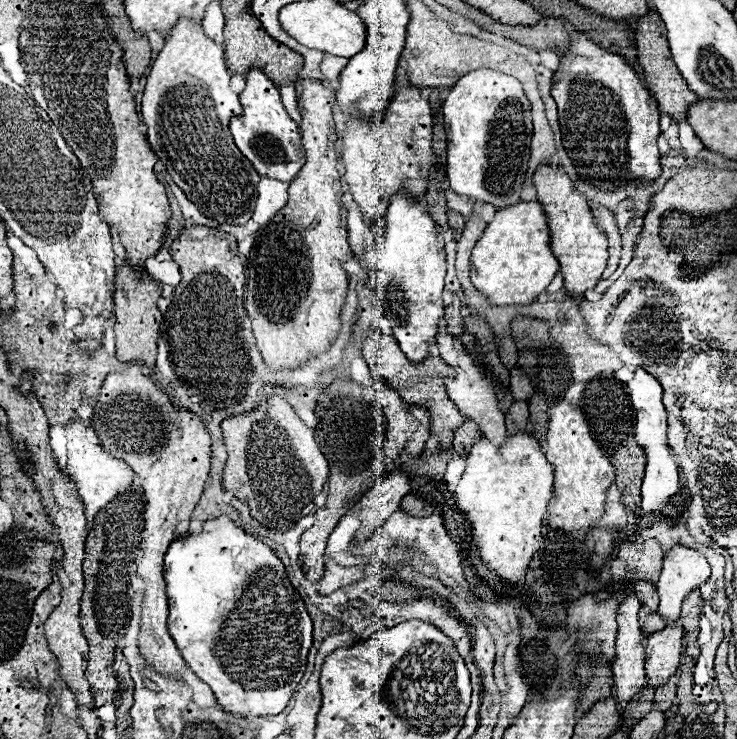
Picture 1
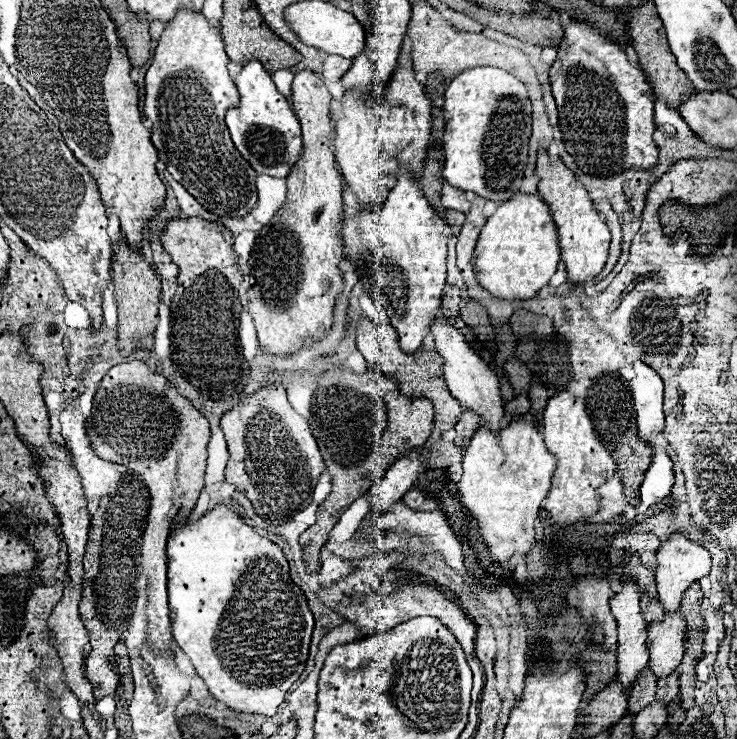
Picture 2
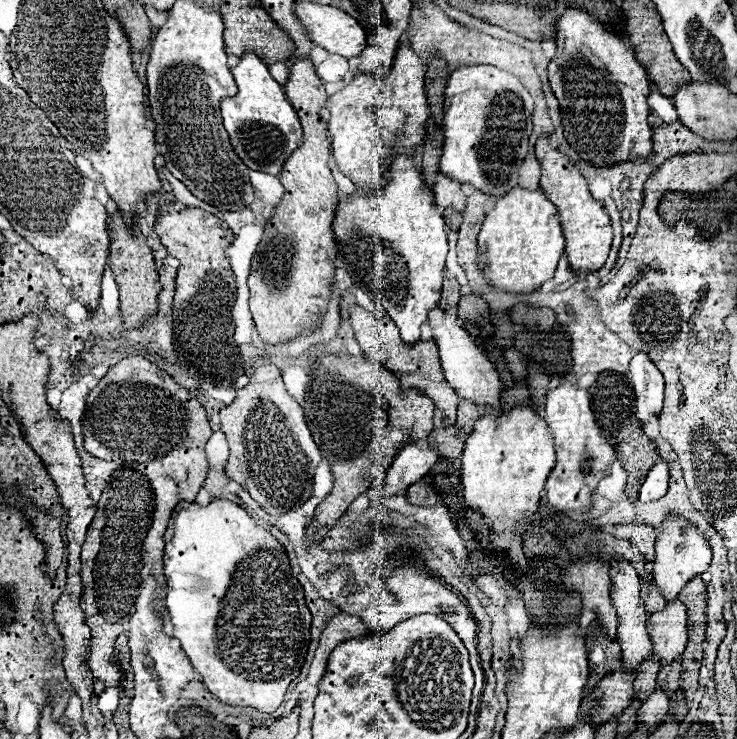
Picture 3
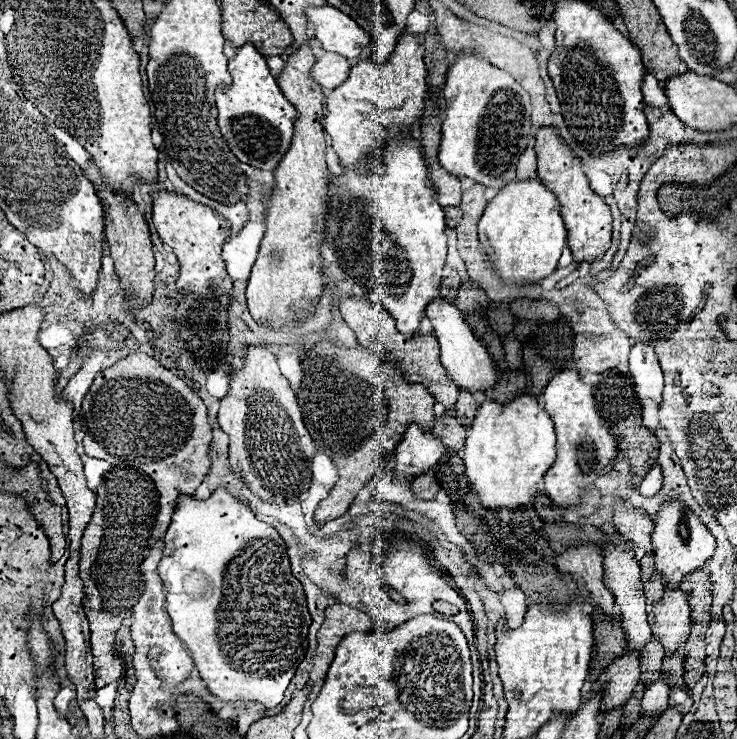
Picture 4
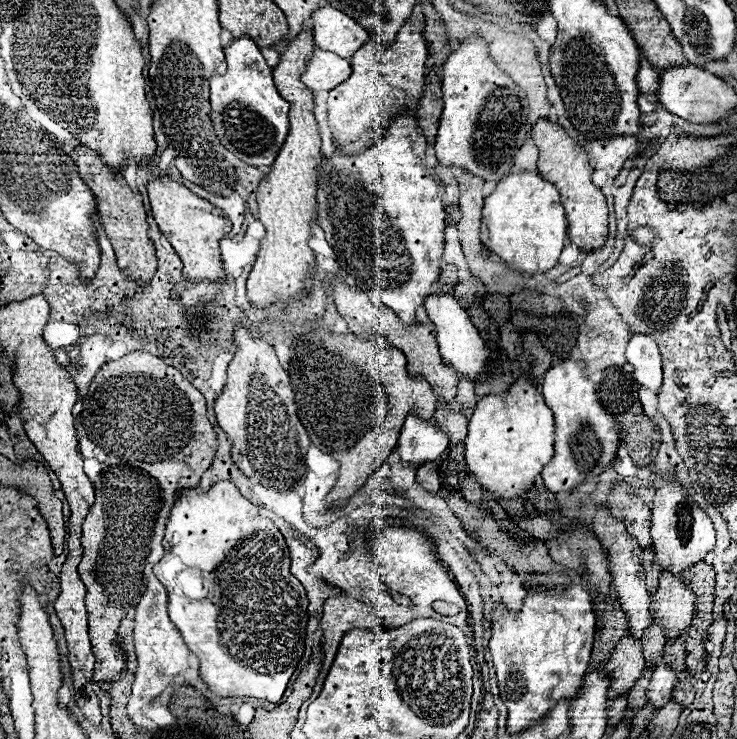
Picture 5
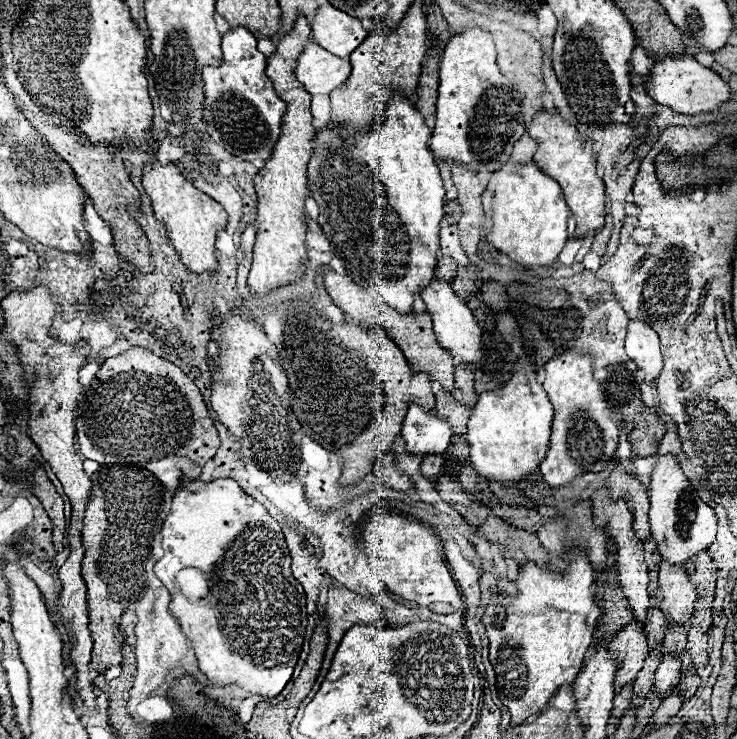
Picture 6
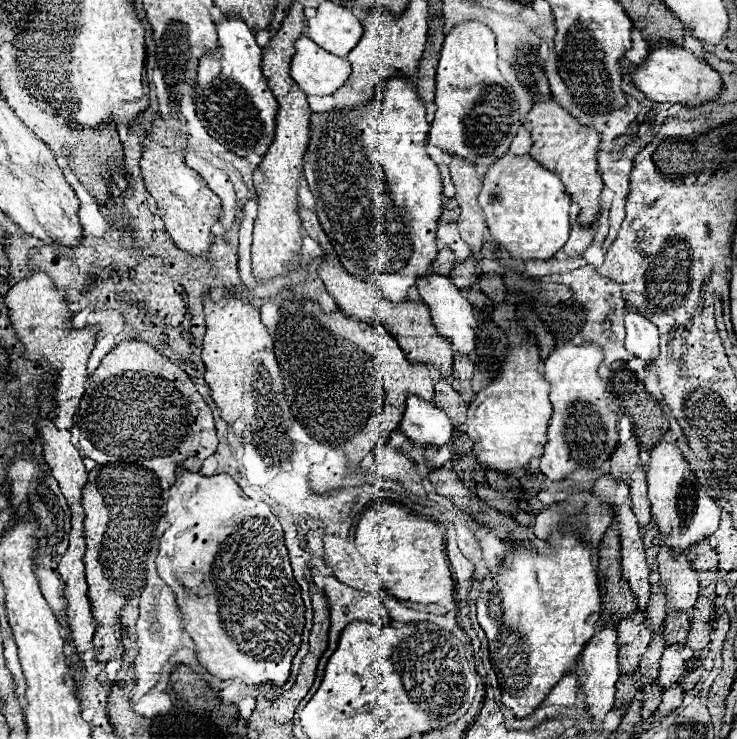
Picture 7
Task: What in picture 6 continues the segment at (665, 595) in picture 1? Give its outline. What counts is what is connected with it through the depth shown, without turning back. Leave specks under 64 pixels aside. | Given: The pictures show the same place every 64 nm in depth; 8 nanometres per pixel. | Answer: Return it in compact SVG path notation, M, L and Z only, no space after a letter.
M664 454L656 460L650 478L650 530L664 560L670 564L684 564L700 550L706 550L716 538L716 512L698 498L690 480L684 476L674 454Z

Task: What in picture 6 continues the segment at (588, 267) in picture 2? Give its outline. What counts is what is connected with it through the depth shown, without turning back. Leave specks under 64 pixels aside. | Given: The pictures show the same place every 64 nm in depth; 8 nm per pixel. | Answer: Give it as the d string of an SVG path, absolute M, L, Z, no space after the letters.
M548 110L534 114L528 126L528 134L538 142L534 162L544 174L552 176L562 186L566 204L576 216L576 236L592 236L594 230L600 230L604 226L604 216L606 216L604 184L596 174L592 140L582 140L576 126L568 124L558 112L548 112Z

